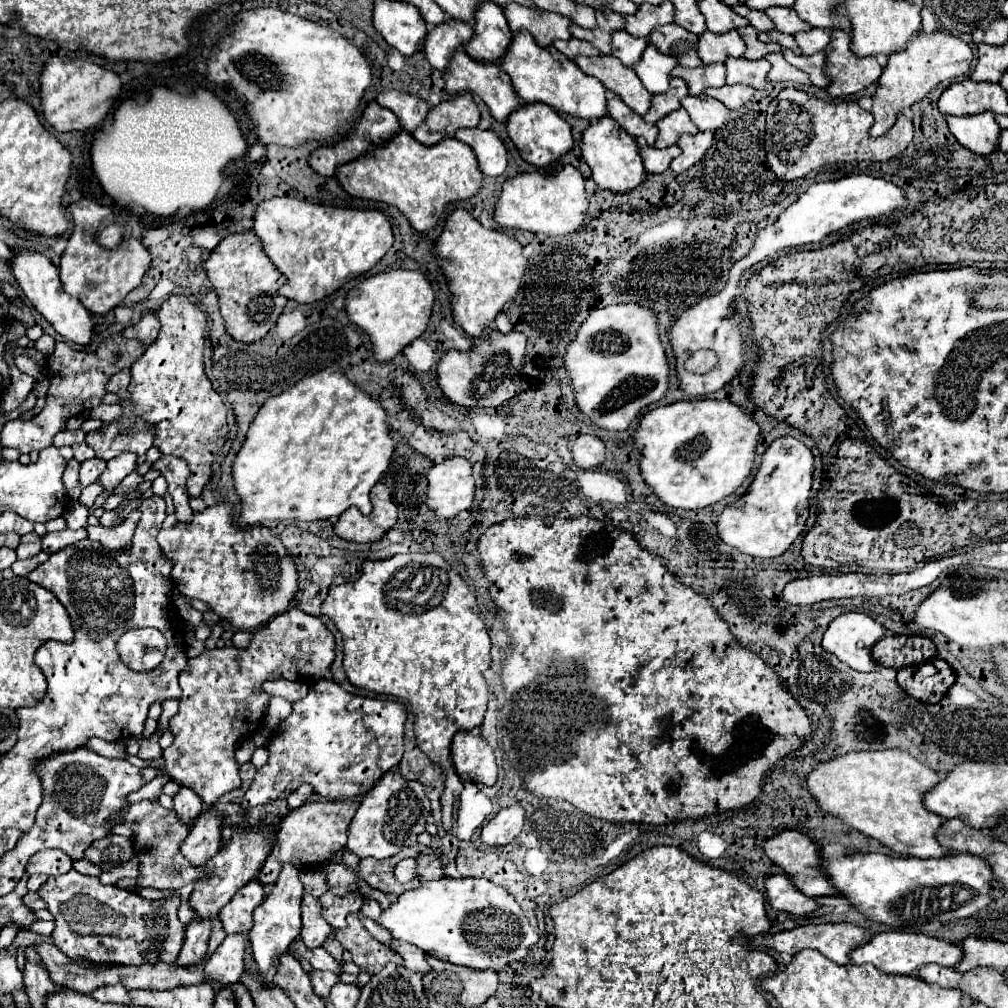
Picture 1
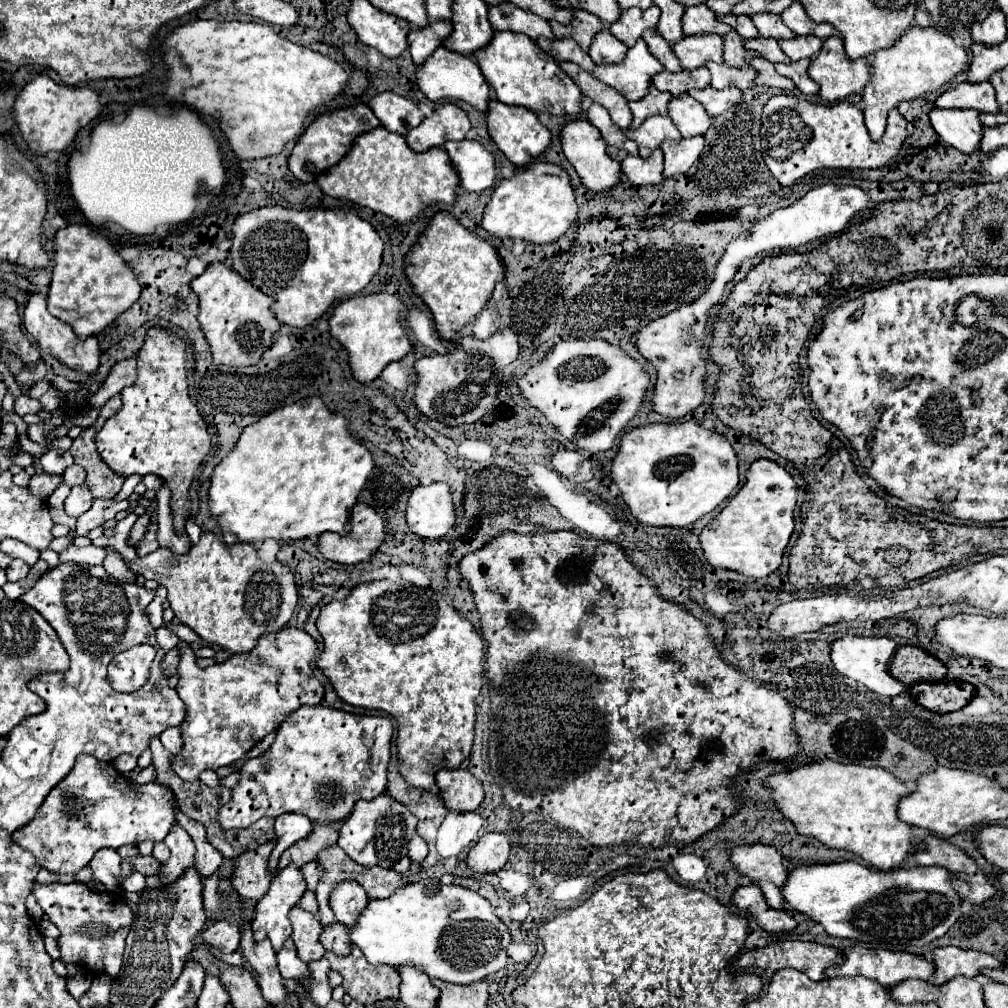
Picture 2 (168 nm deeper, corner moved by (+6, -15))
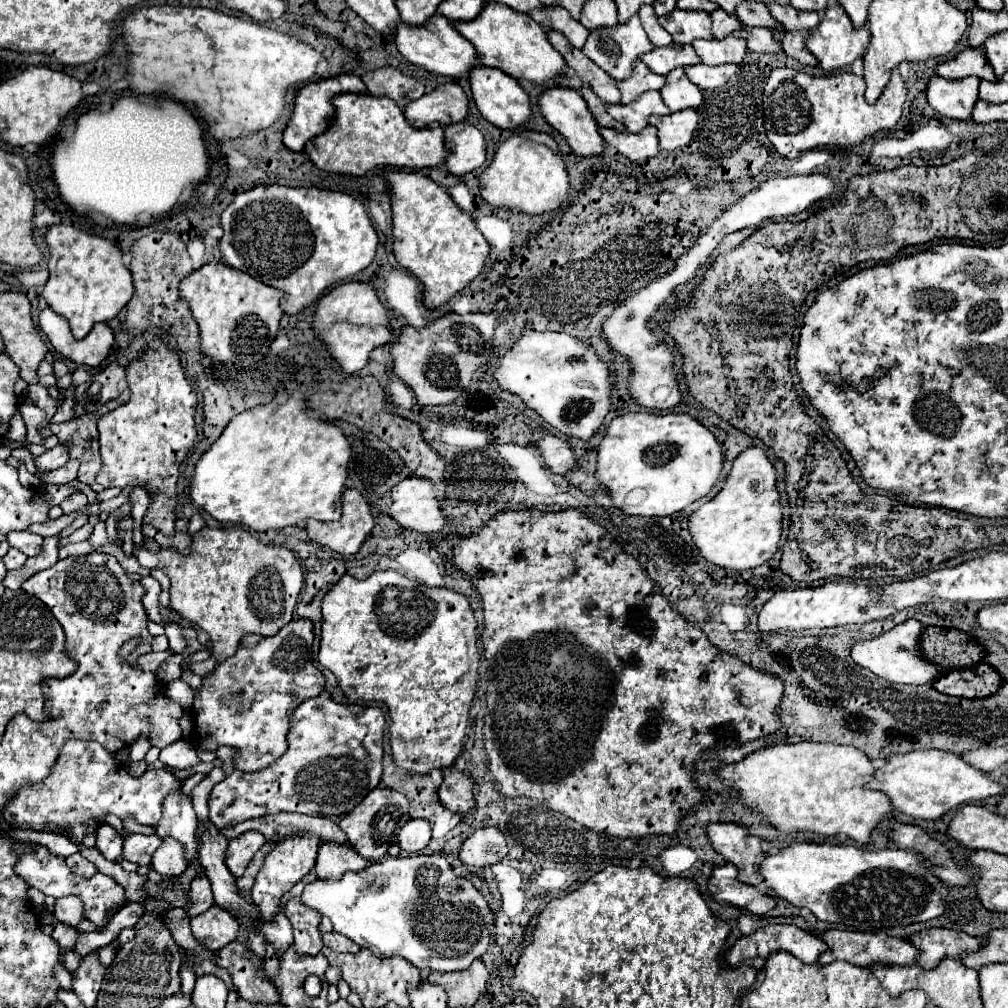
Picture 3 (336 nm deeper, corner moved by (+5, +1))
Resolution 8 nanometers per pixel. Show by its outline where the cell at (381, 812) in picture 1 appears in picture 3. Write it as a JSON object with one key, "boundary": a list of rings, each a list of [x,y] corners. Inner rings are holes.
{"boundary":[[[375,788],[363,798],[363,802],[355,810],[351,810],[347,816],[341,818],[339,828],[347,834],[349,844],[353,844],[353,848],[363,858],[367,858],[369,862],[375,862],[377,858],[387,854],[387,848],[391,844],[397,842],[397,832],[407,820],[409,820],[409,800],[395,790]]]}

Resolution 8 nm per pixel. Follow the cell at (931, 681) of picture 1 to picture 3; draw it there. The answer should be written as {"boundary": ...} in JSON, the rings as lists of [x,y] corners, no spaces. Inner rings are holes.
{"boundary":[[[977,664],[973,668],[963,670],[949,670],[939,680],[933,682],[943,694],[949,696],[965,696],[965,698],[985,698],[995,694],[1003,684],[1003,678],[997,674],[995,668],[989,664]]]}

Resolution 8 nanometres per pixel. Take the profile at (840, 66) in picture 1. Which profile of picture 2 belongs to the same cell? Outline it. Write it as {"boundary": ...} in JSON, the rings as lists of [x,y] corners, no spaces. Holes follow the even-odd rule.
{"boundary":[[[840,36],[826,38],[820,54],[808,68],[810,78],[820,84],[820,98],[828,104],[840,102],[850,94],[860,94],[870,82],[866,58],[848,60]]]}

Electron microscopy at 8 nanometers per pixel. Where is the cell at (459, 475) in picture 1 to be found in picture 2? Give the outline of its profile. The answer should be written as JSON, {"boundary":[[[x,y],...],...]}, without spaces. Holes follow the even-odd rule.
{"boundary":[[[432,482],[430,486],[416,486],[406,508],[408,528],[422,536],[438,540],[456,524],[456,510],[452,504],[452,492],[444,482]]]}

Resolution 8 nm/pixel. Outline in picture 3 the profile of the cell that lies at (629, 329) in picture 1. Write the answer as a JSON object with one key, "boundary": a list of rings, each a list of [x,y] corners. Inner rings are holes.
{"boundary":[[[525,328],[523,336],[513,344],[513,348],[503,358],[497,360],[493,378],[501,390],[507,390],[507,392],[519,396],[527,408],[531,408],[537,416],[541,416],[557,432],[561,432],[569,438],[589,440],[601,428],[601,424],[611,408],[607,364],[597,358],[597,354],[593,352],[593,348],[589,344],[585,344],[565,332],[537,332],[537,330]]]}

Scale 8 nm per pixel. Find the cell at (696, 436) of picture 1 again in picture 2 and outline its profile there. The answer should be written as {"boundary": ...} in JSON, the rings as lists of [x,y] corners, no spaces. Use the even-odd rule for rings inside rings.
{"boundary":[[[694,420],[644,424],[620,440],[612,480],[638,522],[688,526],[720,506],[738,486],[738,456],[728,438]]]}

